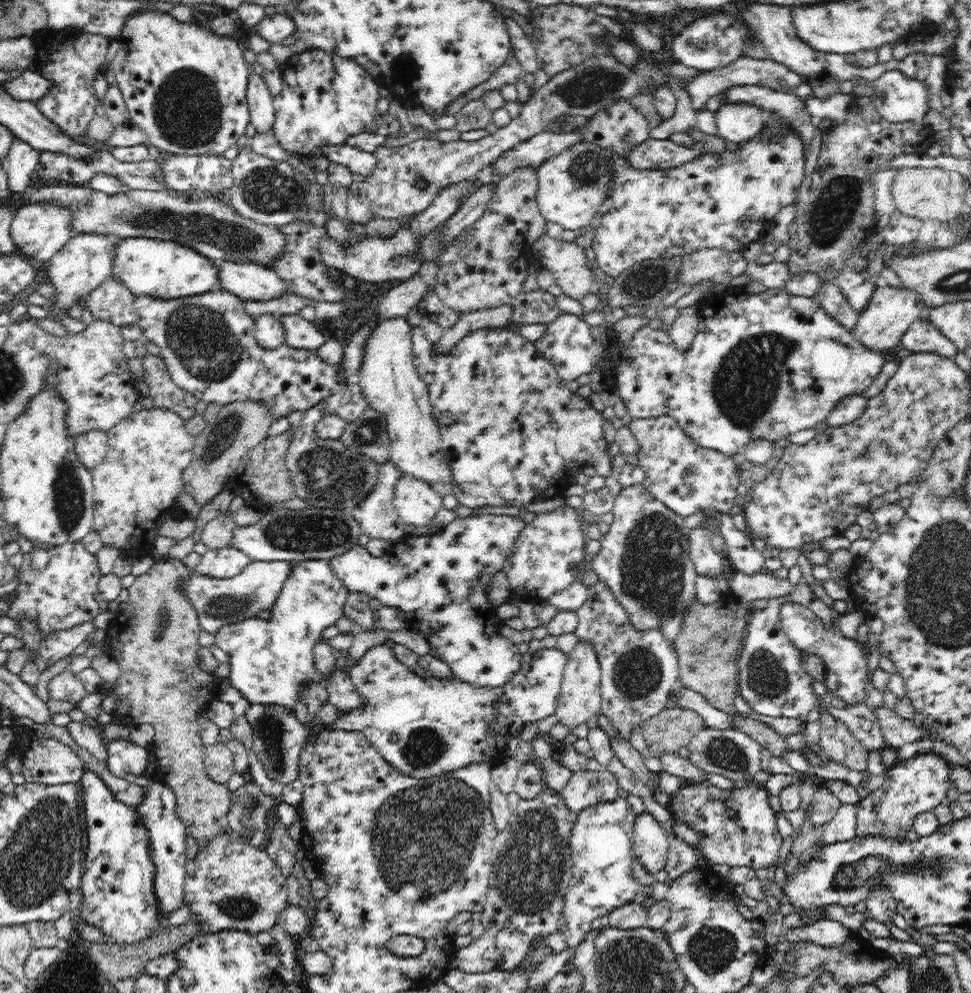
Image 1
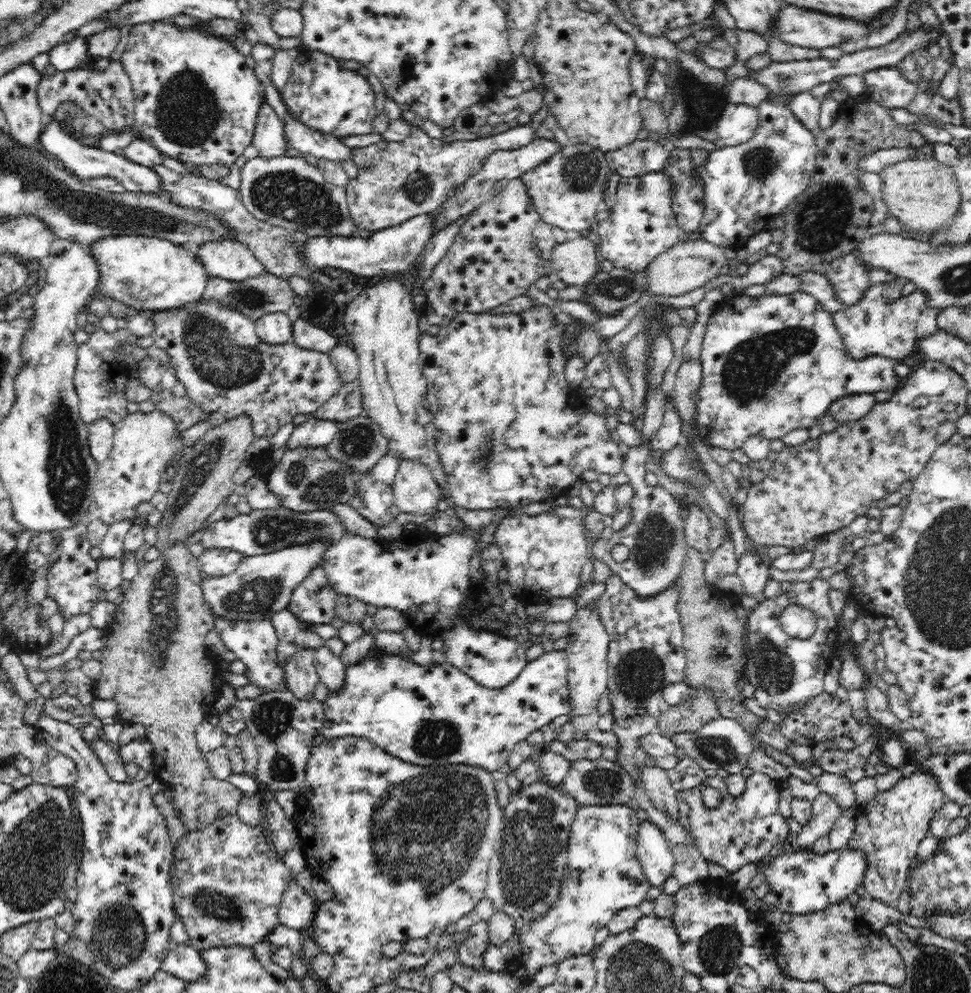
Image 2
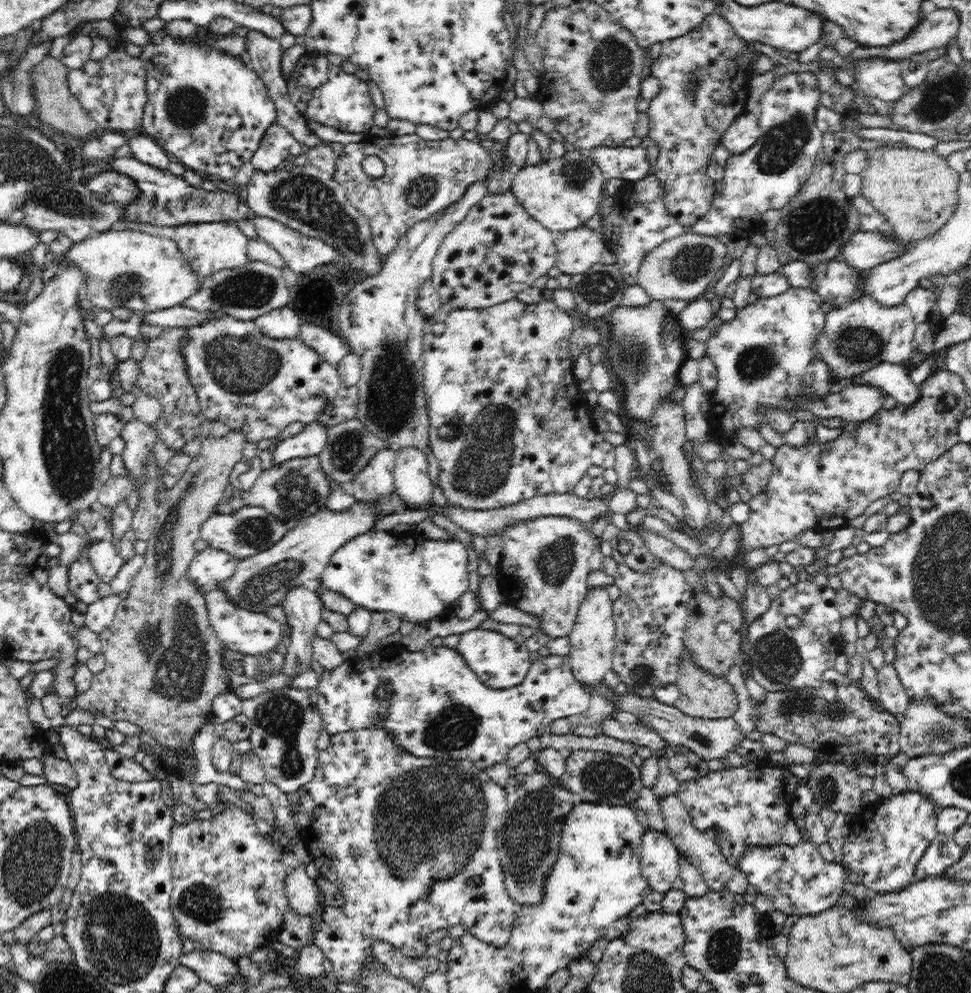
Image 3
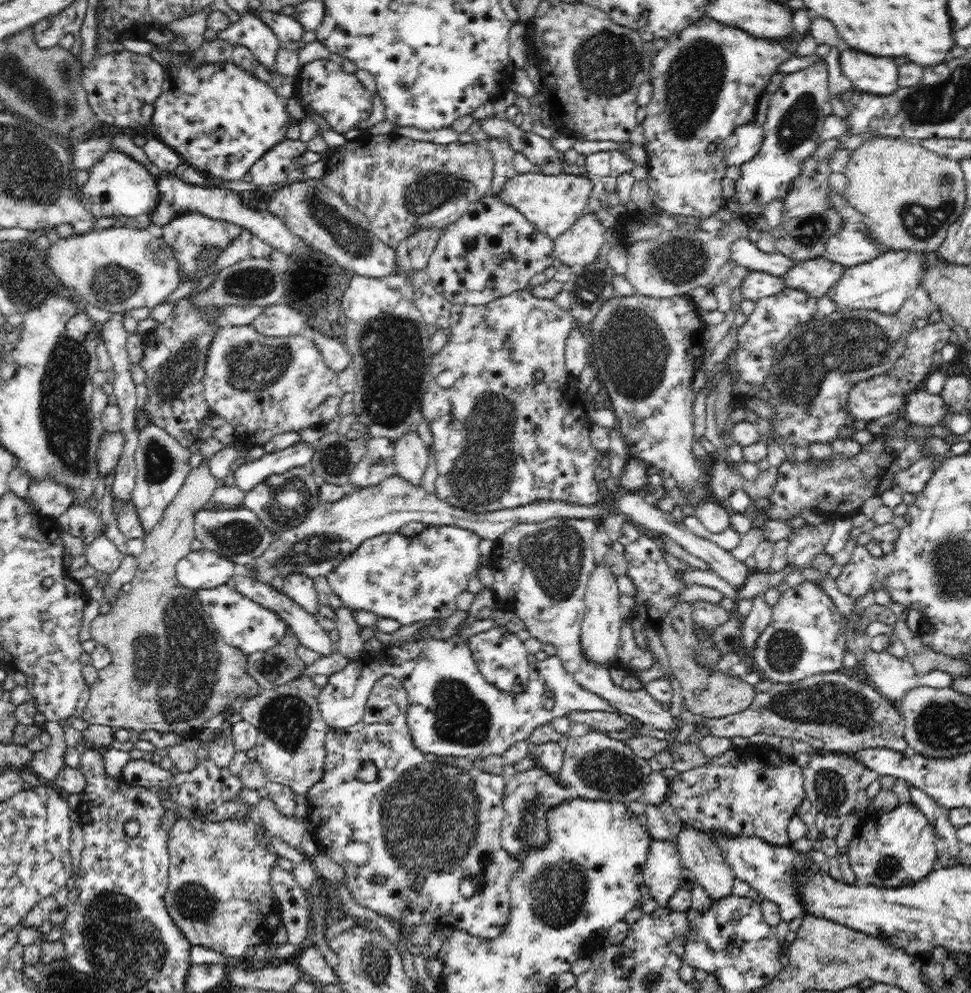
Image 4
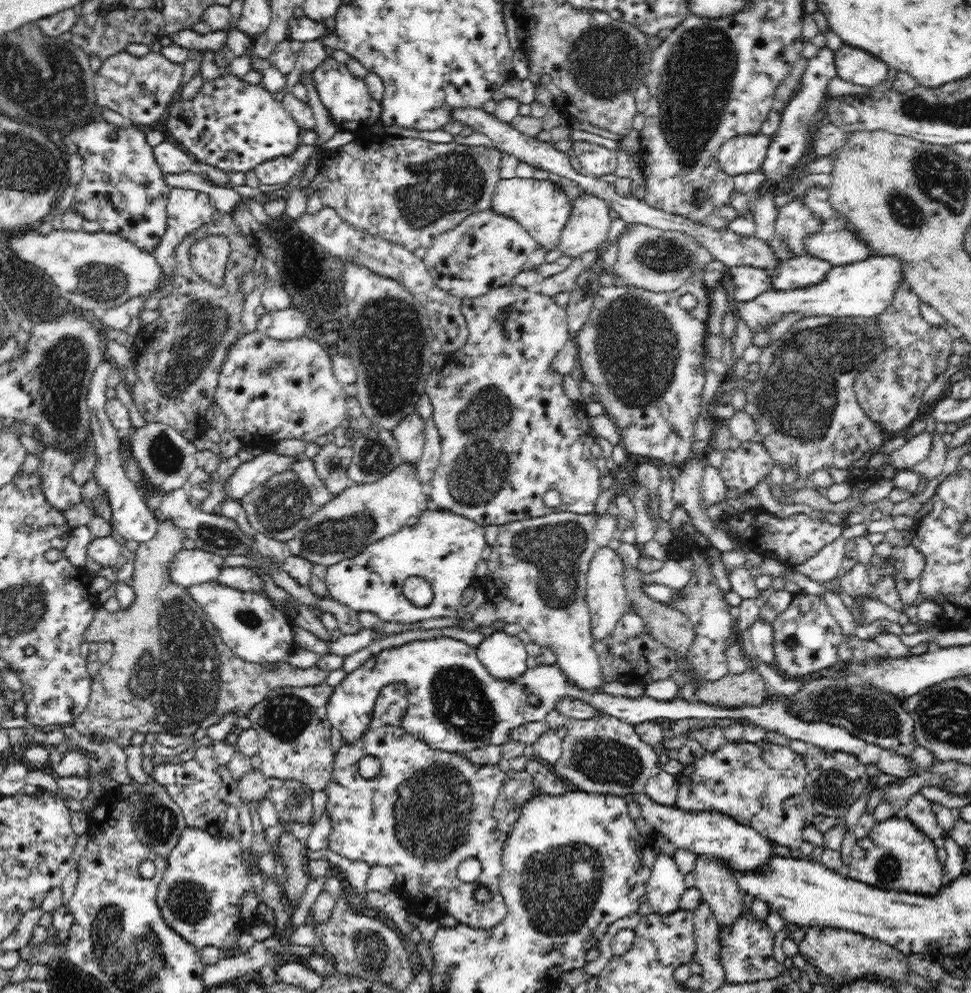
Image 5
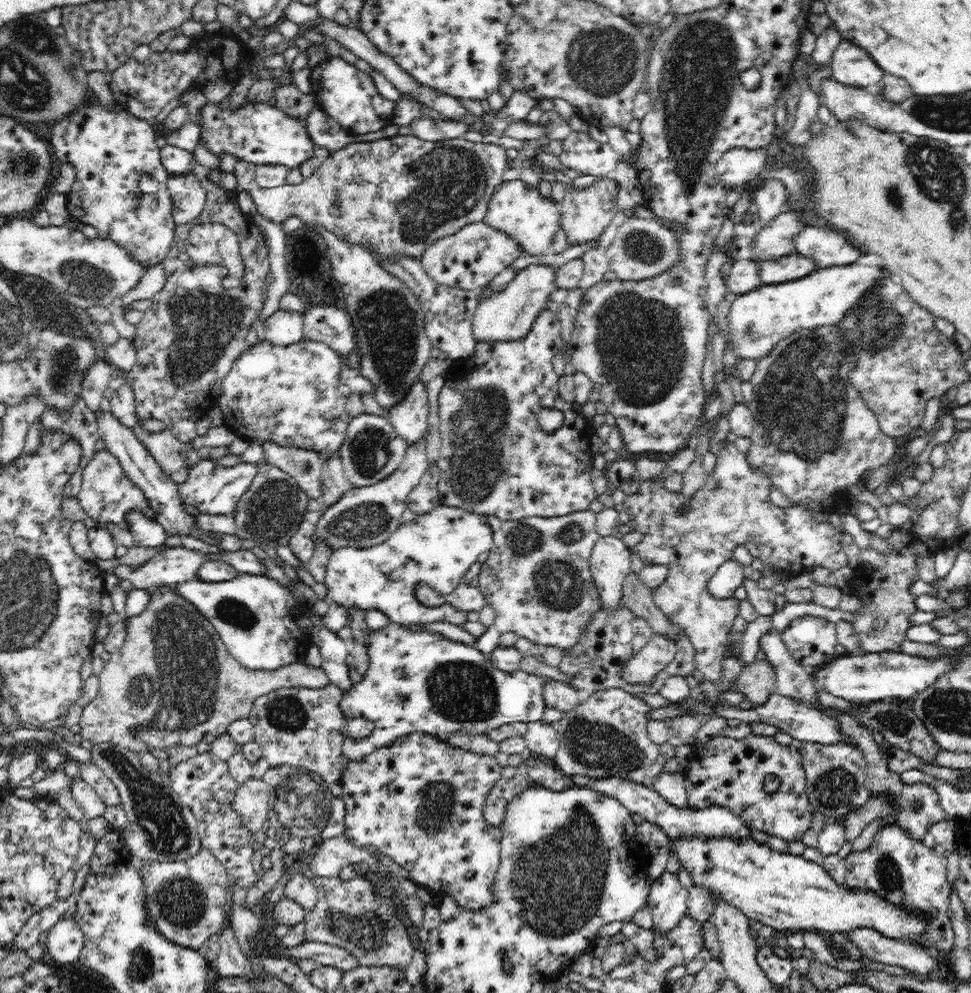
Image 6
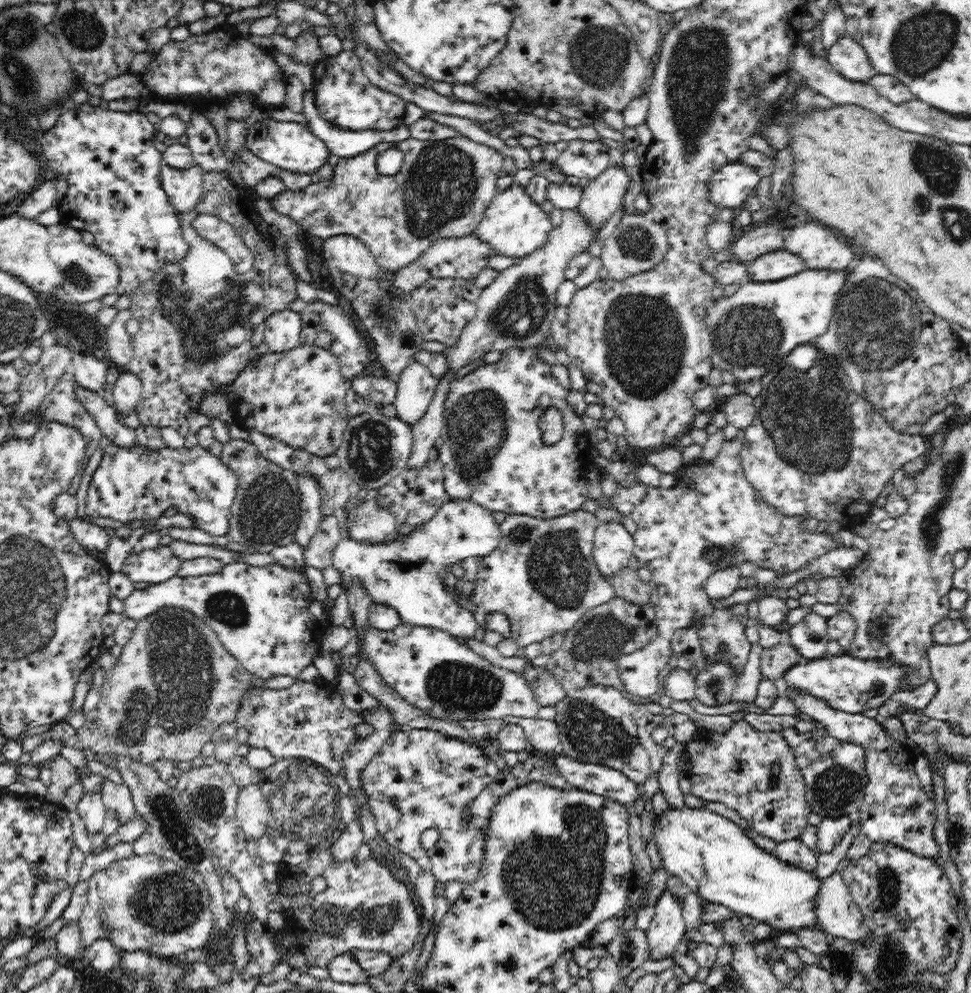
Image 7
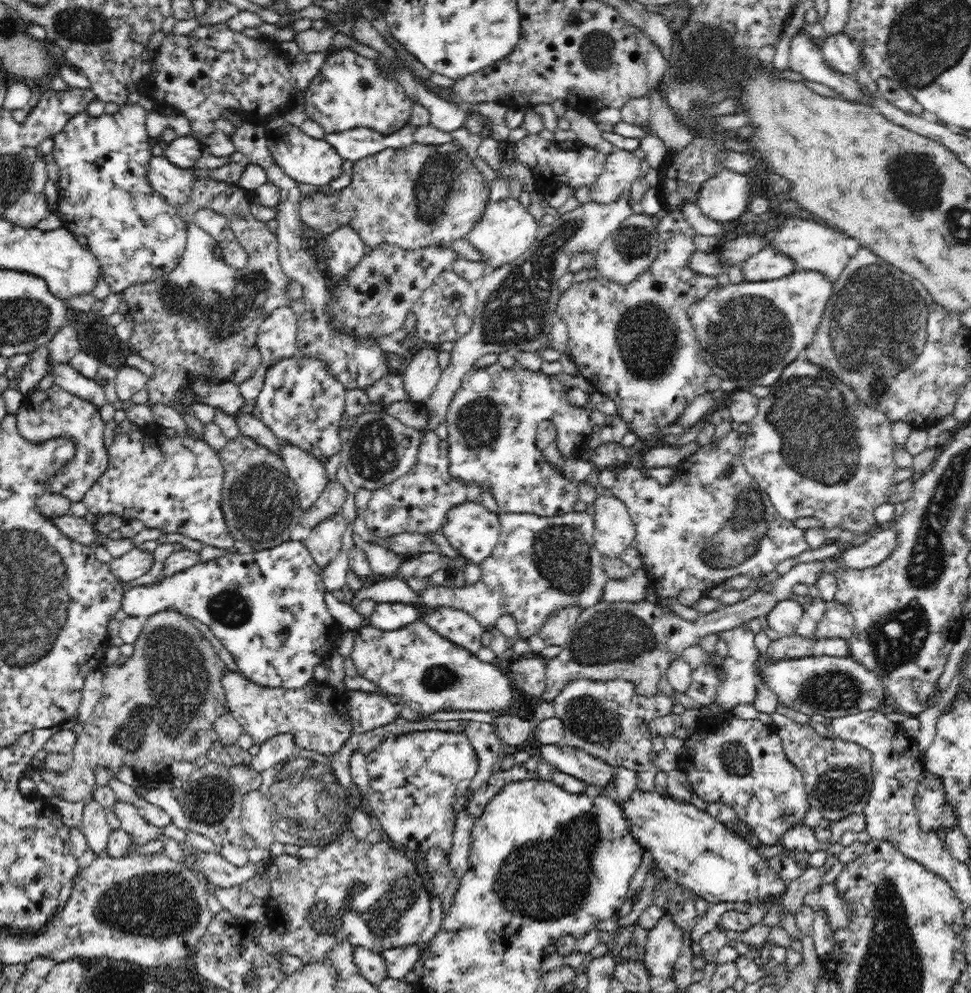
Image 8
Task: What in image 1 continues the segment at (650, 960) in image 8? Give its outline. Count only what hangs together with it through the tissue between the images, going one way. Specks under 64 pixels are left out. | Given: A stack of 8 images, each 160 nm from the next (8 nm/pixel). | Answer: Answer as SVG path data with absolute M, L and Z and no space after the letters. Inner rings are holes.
M647 811L638 814L631 842L635 857L648 873L655 874L665 868L670 852L669 838L654 815Z

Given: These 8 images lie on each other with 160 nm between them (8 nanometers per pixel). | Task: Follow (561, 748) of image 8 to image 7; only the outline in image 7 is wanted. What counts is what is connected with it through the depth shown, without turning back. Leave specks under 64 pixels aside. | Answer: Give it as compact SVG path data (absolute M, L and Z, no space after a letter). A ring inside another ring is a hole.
M559 751L554 764L567 788L591 792L623 805L634 805L637 800L643 800L643 792L638 789L638 784L620 771L604 765L580 763L564 757Z

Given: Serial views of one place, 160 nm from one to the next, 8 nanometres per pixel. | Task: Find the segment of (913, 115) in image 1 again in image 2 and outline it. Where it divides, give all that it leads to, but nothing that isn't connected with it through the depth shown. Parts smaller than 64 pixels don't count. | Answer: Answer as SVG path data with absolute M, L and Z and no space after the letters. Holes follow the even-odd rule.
M898 67L877 68L863 77L872 100L887 109L908 109L917 95L917 83L908 80Z

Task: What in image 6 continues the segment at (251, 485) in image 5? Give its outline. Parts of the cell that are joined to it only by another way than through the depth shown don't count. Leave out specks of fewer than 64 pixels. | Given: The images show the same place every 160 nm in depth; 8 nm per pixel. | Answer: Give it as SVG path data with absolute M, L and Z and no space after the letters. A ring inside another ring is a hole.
M200 459L198 463L188 469L188 480L180 484L180 498L186 506L195 506L206 514L232 514L239 500L250 488L254 478L260 472L263 463L240 462L234 466L223 468L217 466L213 459Z

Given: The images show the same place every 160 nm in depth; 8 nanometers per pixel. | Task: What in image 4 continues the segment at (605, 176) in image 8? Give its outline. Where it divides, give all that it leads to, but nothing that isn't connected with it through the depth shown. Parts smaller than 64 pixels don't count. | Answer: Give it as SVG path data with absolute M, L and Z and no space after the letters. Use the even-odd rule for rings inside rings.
M592 212L580 218L566 232L553 239L553 255L563 265L588 266L598 259L606 228Z

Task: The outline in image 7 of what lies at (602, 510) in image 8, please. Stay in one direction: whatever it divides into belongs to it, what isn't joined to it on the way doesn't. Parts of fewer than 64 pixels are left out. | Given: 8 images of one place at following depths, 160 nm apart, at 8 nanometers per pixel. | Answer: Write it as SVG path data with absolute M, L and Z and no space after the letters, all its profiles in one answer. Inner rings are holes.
M616 522L601 523L595 530L595 543L593 544L593 557L600 575L609 580L612 575L618 574L628 567L628 562L635 549L633 536L630 535L622 524Z

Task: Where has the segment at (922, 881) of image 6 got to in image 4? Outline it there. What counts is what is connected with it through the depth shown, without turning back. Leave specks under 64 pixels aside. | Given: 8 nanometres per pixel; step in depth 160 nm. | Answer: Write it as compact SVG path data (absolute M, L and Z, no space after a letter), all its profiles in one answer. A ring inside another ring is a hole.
M904 802L878 816L869 830L855 834L846 854L858 883L876 888L902 888L919 882L933 871L938 838L935 827L918 805Z

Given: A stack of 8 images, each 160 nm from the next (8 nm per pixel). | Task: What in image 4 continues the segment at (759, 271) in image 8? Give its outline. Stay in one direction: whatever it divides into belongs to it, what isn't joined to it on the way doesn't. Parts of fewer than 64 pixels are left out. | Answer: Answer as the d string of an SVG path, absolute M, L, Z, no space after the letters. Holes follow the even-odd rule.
M822 257L801 261L784 276L786 287L807 292L816 299L828 291L842 278L846 267Z

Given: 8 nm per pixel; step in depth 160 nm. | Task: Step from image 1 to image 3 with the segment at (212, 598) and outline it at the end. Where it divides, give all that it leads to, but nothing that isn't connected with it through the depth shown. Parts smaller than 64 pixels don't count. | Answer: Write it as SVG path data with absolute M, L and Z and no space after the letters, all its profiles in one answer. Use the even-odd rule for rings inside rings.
M396 494L380 497L373 505L355 502L347 511L332 513L322 507L315 515L297 523L272 548L254 556L239 559L236 570L228 580L218 584L218 589L242 609L267 614L267 608L283 604L284 597L306 580L320 580L330 556L352 540L354 536L372 531L372 524L378 516L407 508Z

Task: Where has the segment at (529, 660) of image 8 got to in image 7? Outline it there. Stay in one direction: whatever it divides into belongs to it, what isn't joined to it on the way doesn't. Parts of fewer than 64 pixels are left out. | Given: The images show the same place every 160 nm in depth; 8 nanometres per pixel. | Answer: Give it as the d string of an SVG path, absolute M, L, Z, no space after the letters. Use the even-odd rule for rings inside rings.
M530 666L523 673L531 685L535 699L541 706L558 704L567 697L568 693L556 677L551 675L547 667Z

